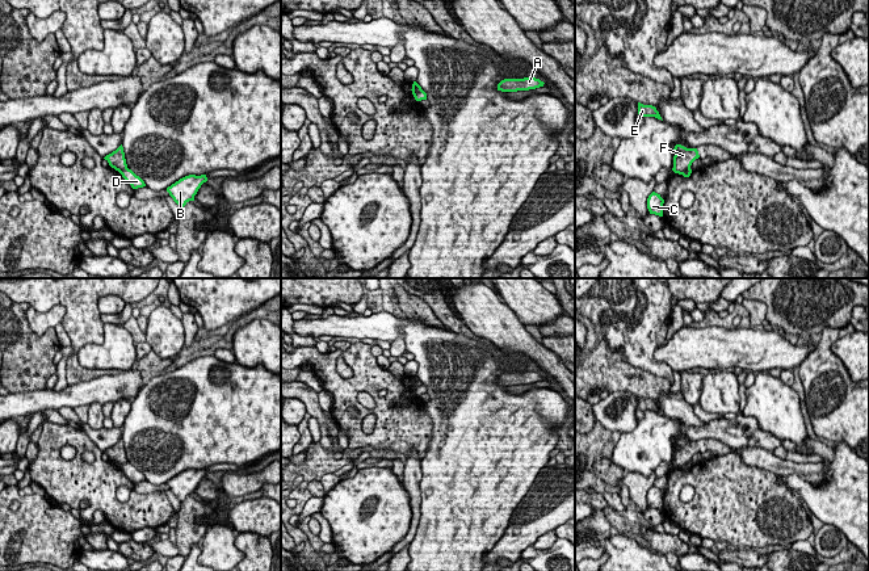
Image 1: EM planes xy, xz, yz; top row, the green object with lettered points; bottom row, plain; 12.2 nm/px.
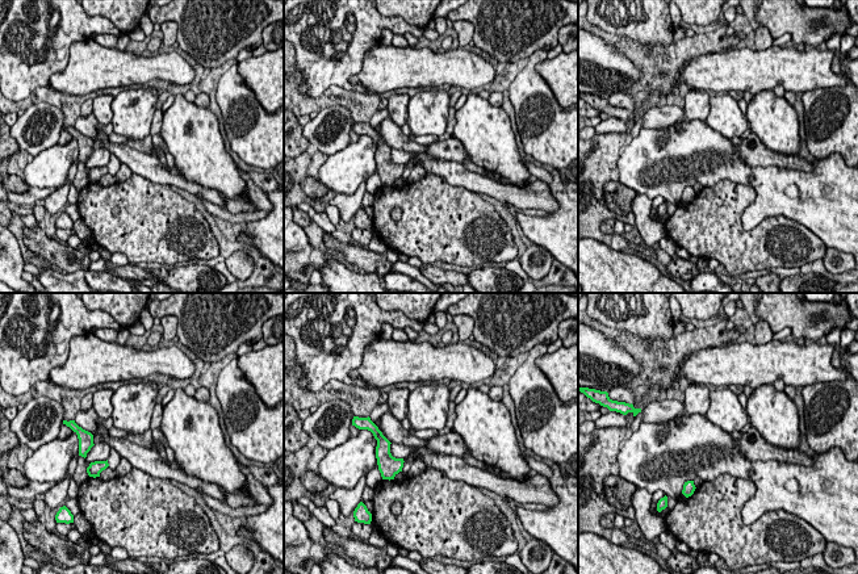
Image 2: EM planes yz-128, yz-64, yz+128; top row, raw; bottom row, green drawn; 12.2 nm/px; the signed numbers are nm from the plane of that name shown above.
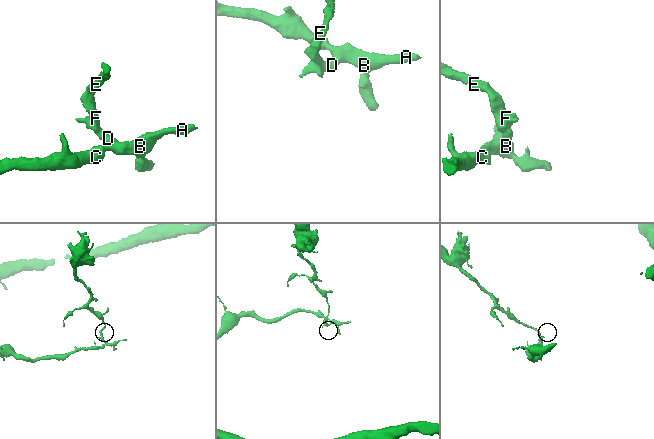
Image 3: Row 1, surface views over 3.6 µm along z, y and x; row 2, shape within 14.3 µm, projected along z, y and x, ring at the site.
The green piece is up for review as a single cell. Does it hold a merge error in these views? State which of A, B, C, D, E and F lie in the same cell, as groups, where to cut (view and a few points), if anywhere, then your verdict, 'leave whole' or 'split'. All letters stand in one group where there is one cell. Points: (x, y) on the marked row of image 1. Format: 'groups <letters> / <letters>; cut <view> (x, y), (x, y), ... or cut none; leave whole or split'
groups A B C D / E F; cut xy (126, 167), (120, 172); split

